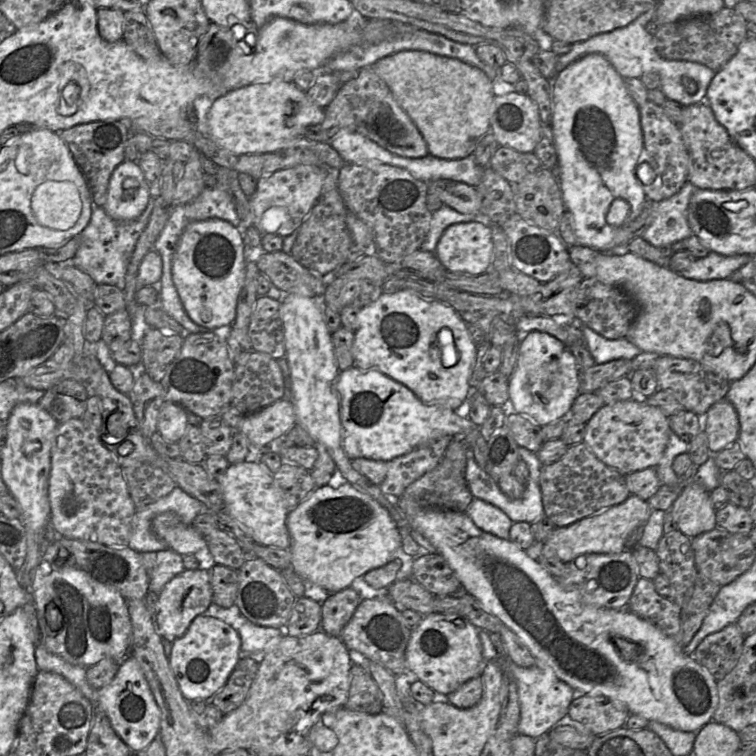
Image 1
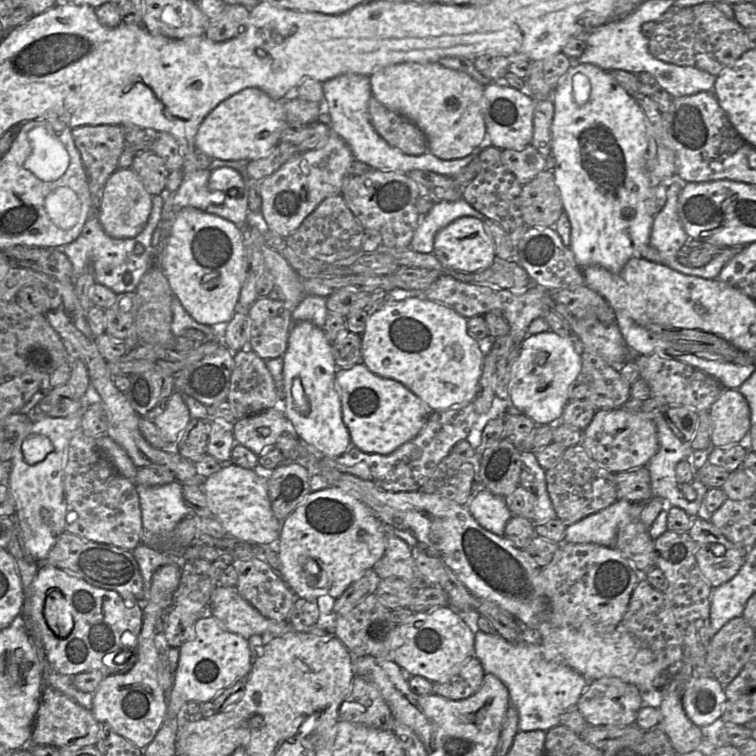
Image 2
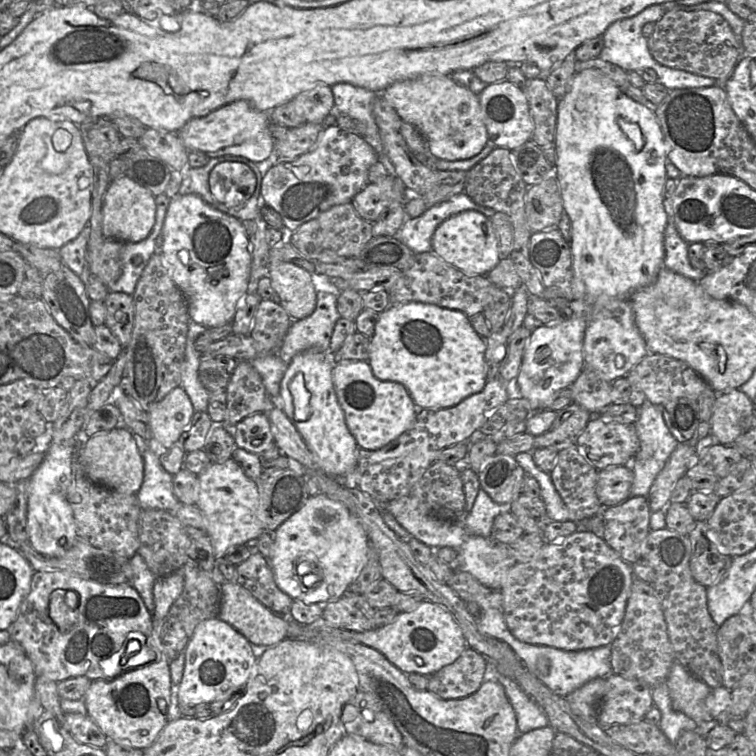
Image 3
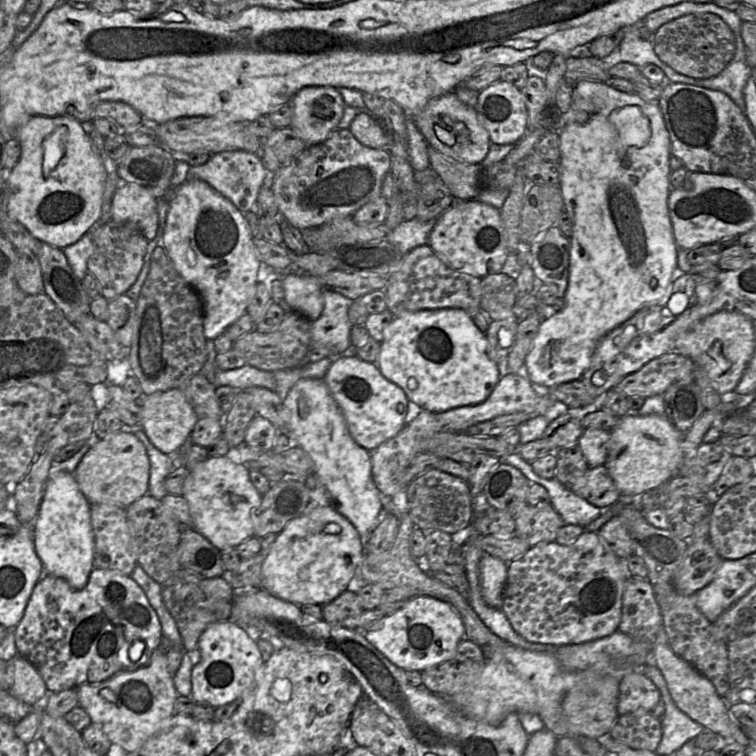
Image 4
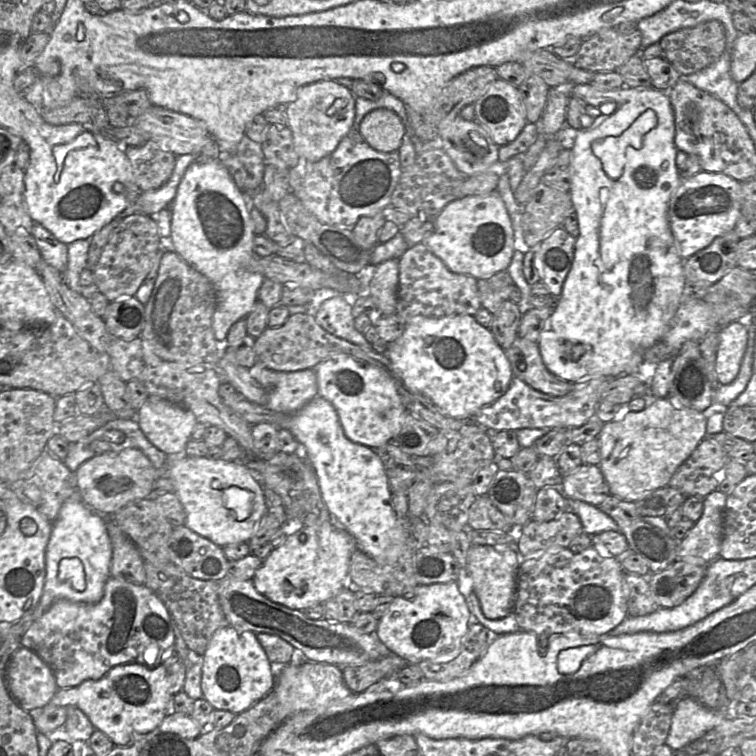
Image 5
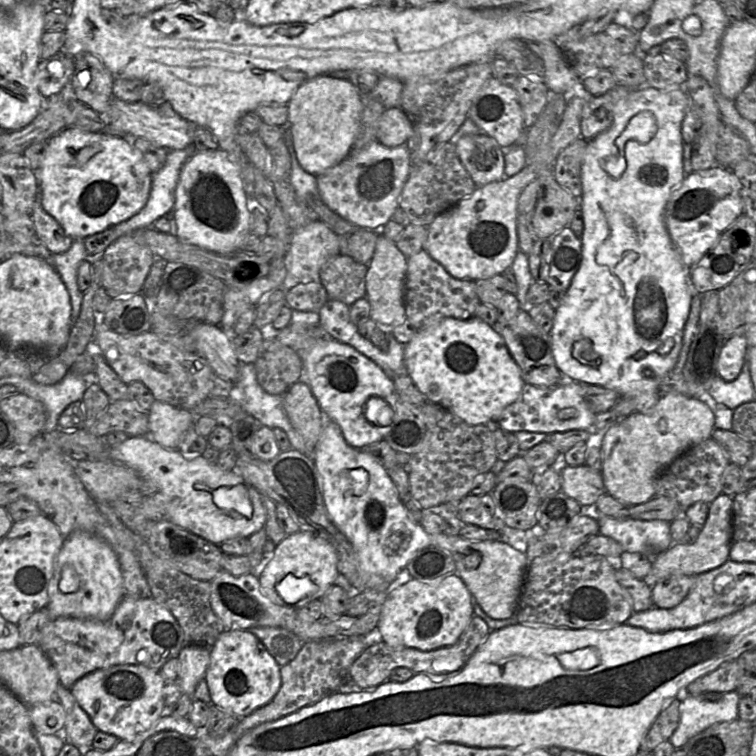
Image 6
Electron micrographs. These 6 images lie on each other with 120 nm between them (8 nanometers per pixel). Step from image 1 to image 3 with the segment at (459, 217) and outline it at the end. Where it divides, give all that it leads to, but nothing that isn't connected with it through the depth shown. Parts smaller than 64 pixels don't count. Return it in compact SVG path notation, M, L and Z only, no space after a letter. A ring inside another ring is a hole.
M464 192L454 195L446 201L435 204L416 218L406 218L395 238L404 243L415 254L432 251L432 236L436 228L447 218L466 210L475 210L486 217L492 217L496 211L476 204Z

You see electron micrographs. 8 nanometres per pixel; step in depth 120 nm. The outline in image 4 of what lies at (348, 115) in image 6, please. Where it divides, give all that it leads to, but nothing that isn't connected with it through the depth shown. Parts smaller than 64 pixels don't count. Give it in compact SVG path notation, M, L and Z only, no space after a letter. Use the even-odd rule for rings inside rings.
M307 86L291 99L292 127L308 145L325 141L338 128L346 104L332 86Z

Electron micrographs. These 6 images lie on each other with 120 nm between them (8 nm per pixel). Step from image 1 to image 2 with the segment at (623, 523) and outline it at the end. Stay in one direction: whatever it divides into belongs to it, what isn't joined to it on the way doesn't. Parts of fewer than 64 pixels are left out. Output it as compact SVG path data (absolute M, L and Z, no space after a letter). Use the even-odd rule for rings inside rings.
M617 499L608 507L566 527L565 541L614 547L620 524L630 516L632 503Z

